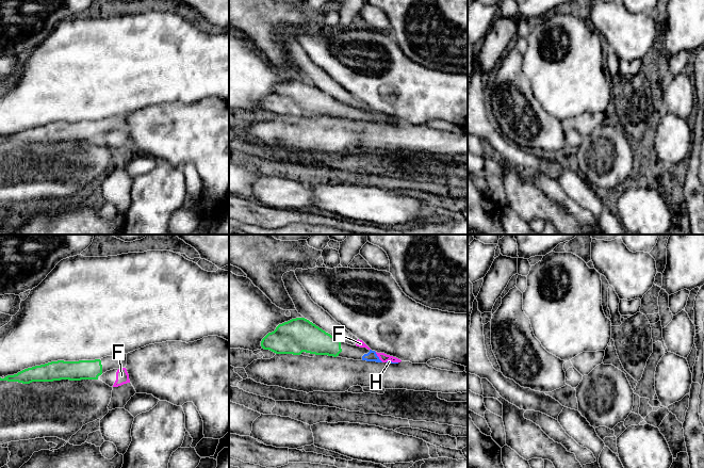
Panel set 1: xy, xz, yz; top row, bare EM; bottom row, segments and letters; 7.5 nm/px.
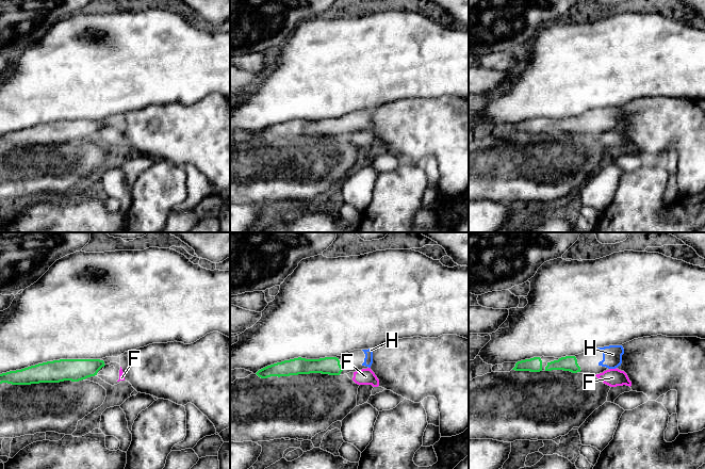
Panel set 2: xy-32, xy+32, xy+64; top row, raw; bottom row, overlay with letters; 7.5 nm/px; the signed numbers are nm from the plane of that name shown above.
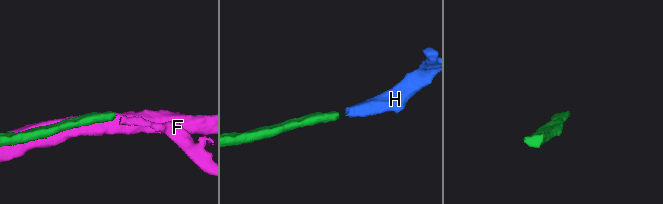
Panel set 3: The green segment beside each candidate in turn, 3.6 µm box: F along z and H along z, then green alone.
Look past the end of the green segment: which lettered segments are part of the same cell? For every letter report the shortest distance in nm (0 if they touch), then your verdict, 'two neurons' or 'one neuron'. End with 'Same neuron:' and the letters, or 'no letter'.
F: 110 nm apart; two neurons
H: 160 nm apart; one neuron
Same neuron: H

